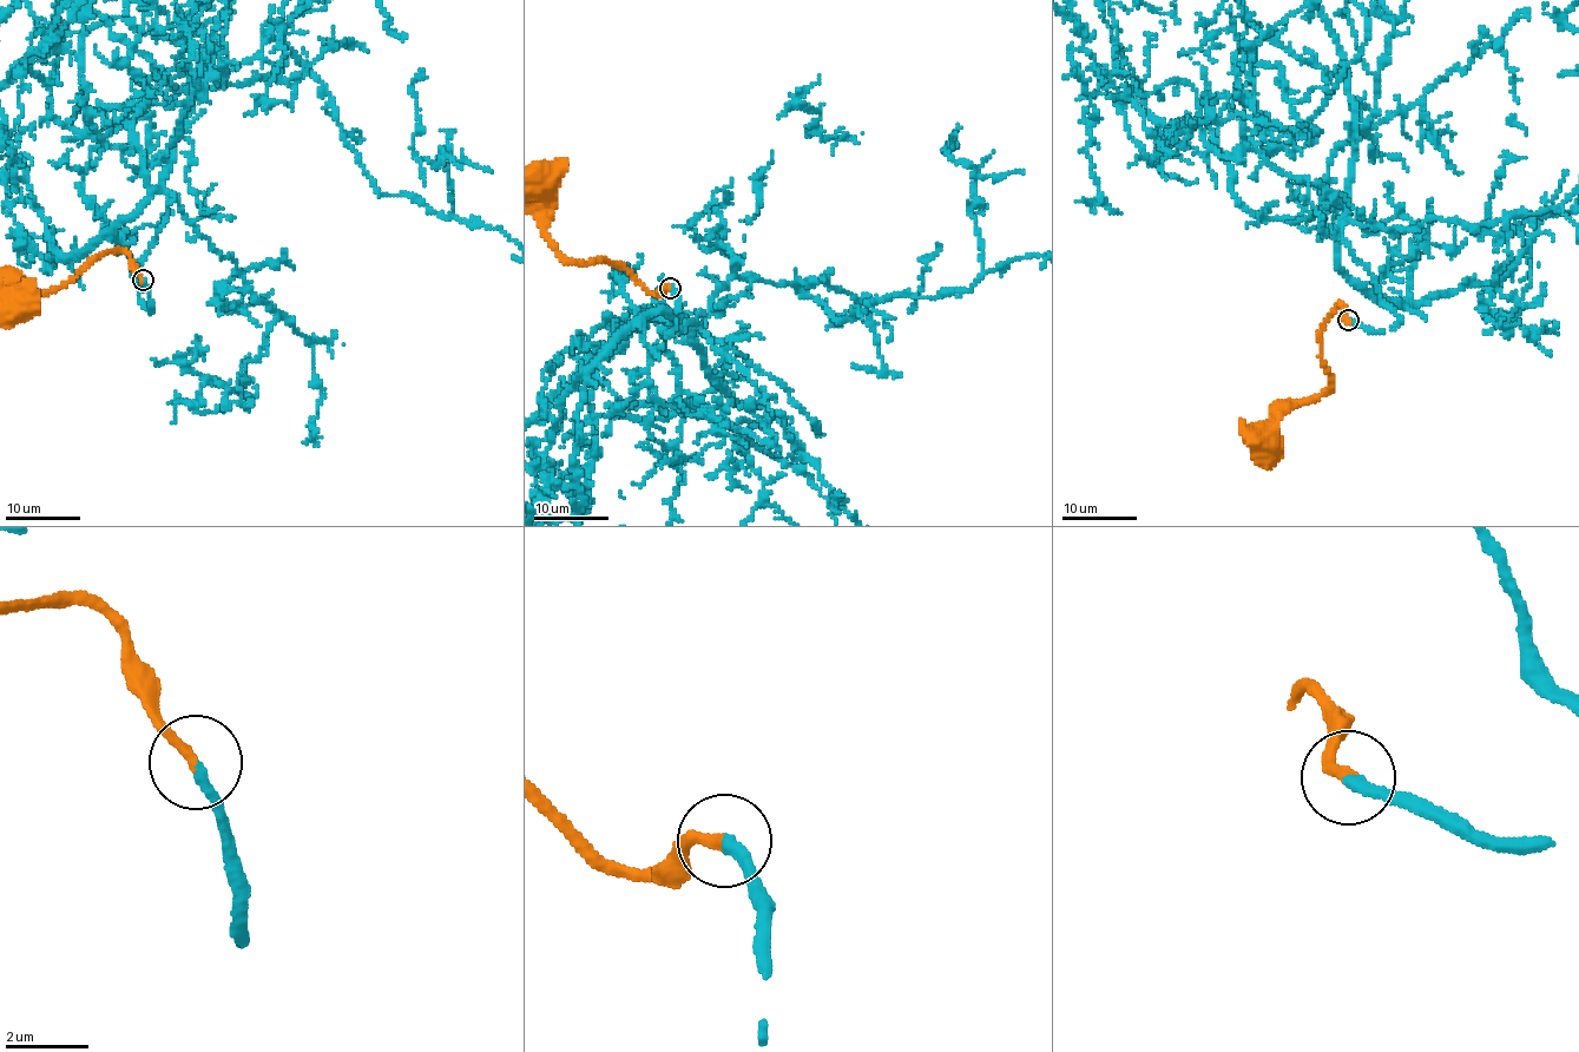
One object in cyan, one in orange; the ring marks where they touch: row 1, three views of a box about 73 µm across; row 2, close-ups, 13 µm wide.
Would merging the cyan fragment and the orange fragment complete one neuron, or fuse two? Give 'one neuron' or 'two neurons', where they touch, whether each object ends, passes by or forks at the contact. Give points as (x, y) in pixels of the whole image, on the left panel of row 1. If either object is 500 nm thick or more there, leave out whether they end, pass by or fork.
one neuron; at (143, 280); cyan ends there; orange ends there

